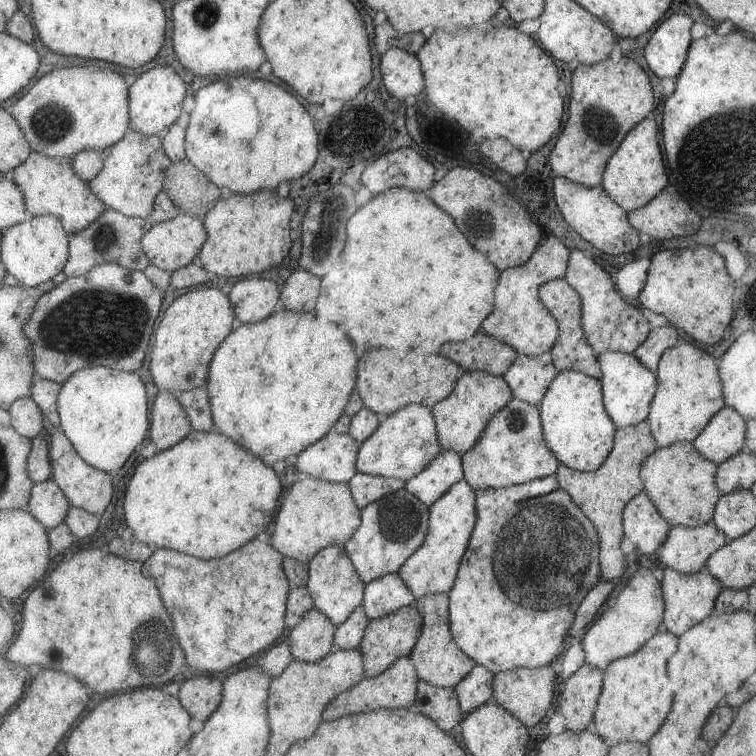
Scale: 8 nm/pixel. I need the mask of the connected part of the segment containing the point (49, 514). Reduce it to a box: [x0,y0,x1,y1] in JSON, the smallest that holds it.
[28,479,70,530]

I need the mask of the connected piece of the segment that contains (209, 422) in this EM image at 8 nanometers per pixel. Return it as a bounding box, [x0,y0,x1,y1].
[177,387,216,432]

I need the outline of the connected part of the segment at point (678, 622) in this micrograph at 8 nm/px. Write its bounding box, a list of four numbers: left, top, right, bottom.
[660,567,723,637]

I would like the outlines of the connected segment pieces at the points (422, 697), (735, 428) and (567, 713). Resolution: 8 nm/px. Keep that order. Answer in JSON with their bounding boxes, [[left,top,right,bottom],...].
[[416,679,464,731],[691,406,745,465],[558,663,603,733]]

